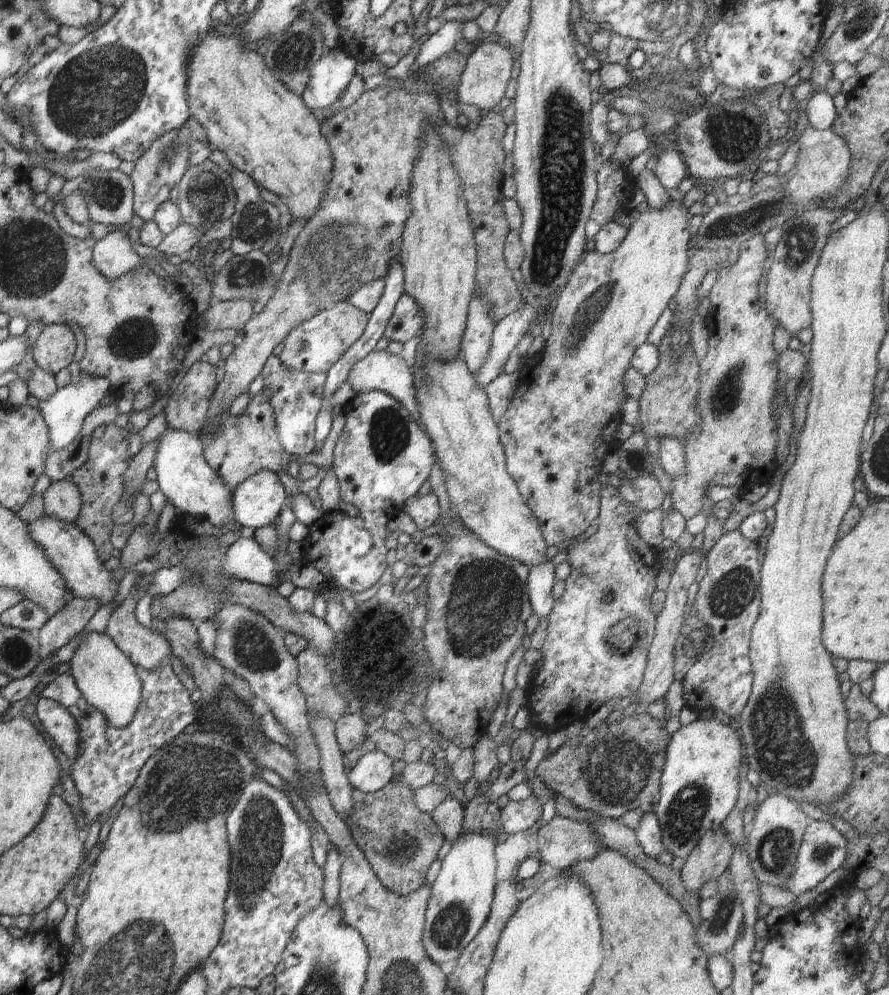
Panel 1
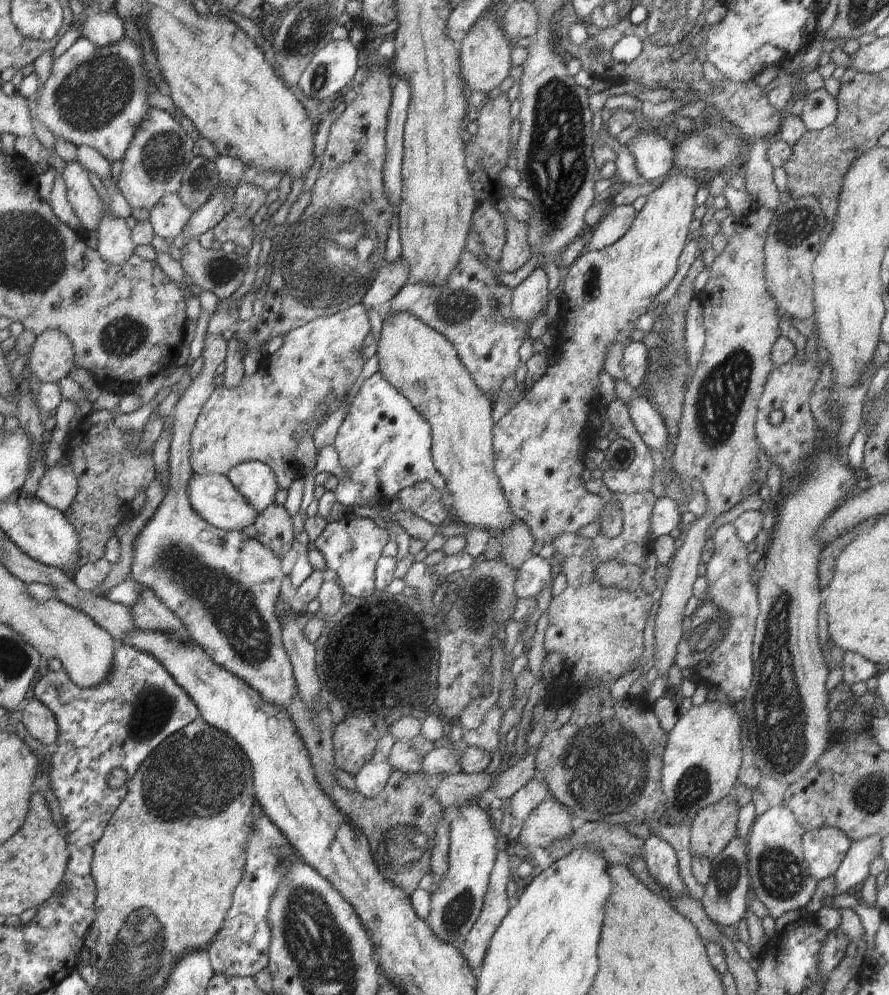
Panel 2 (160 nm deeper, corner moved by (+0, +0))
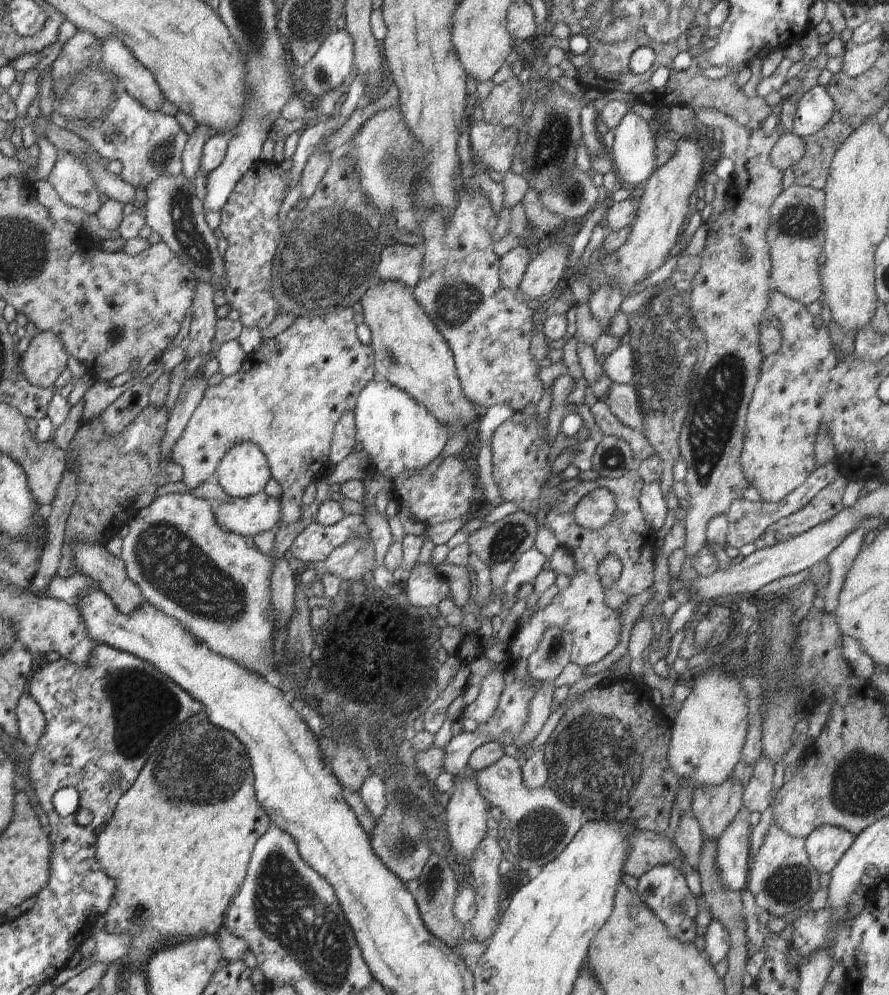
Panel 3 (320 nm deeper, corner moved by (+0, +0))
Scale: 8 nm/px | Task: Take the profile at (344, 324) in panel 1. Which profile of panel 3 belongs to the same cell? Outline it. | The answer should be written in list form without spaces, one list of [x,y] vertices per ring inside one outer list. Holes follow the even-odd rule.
[[[346,307],[329,312],[323,317],[298,317],[284,332],[263,340],[256,352],[247,354],[236,374],[223,377],[219,384],[207,387],[200,404],[190,420],[187,420],[182,434],[175,440],[170,451],[172,462],[182,467],[182,481],[188,488],[194,489],[210,476],[214,476],[224,454],[233,444],[252,441],[266,455],[271,478],[282,489],[279,527],[291,525],[301,519],[304,489],[330,472],[328,455],[336,422],[344,412],[354,412],[364,385],[376,376],[374,351],[356,336],[354,314],[352,307]]]

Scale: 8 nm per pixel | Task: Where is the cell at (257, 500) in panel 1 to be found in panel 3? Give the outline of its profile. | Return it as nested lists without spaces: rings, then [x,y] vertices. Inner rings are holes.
[[[240,441],[226,451],[214,476],[230,497],[246,498],[264,490],[271,479],[271,468],[257,444]]]

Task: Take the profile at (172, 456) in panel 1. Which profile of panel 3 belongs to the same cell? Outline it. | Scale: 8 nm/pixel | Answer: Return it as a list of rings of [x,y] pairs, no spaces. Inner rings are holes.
[[[264,491],[246,498],[232,496],[226,503],[212,502],[215,518],[225,531],[253,537],[279,527],[281,501]]]

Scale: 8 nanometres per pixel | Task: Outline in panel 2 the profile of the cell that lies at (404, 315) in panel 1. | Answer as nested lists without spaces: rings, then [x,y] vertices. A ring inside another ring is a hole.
[[[464,250],[456,272],[446,284],[430,285],[408,280],[387,303],[385,313],[394,316],[398,312],[410,312],[416,316],[416,320],[444,336],[456,350],[474,383],[493,398],[508,376],[522,374],[523,370],[518,352],[528,339],[529,326],[514,318],[511,310],[512,294],[511,288],[497,282],[485,262]]]

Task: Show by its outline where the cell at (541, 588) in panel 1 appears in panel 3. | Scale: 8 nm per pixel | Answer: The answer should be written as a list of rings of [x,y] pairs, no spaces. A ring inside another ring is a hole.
[[[532,547],[523,552],[503,586],[505,594],[516,594],[520,586],[534,582],[537,574],[545,567],[548,567],[548,559],[536,548]]]

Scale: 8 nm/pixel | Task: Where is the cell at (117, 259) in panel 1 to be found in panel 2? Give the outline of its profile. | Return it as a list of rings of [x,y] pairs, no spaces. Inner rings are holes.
[[[104,214],[98,224],[98,244],[96,251],[106,264],[120,266],[134,254],[136,246],[132,241],[131,229],[122,218],[112,218]]]

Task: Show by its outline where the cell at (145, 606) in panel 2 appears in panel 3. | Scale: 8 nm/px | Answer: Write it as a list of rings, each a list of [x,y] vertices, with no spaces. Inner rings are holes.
[[[73,541],[71,551],[77,572],[98,583],[120,612],[131,613],[146,601],[138,585],[125,573],[122,559],[109,553],[106,546]]]

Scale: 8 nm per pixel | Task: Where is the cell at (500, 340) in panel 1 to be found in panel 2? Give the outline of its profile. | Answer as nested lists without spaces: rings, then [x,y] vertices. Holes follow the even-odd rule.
[[[535,269],[526,280],[513,289],[511,310],[514,318],[530,326],[548,306],[549,271]]]

